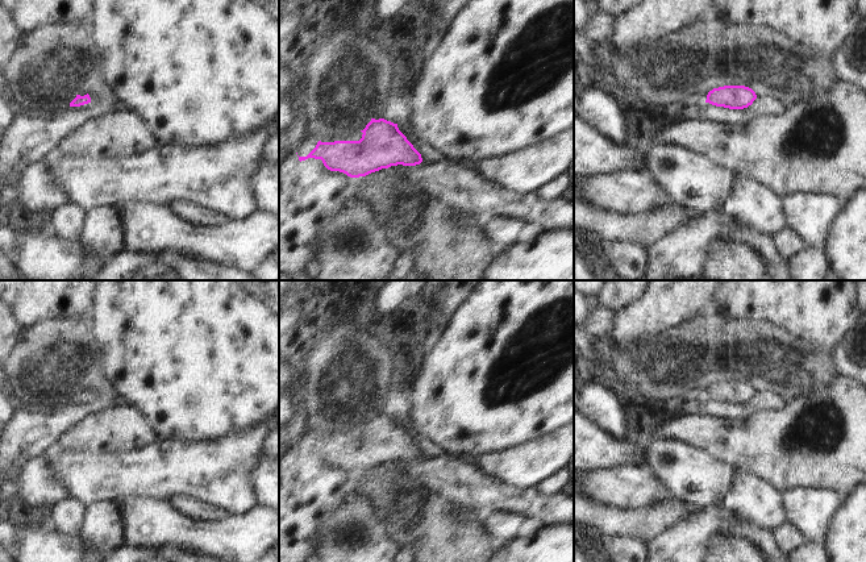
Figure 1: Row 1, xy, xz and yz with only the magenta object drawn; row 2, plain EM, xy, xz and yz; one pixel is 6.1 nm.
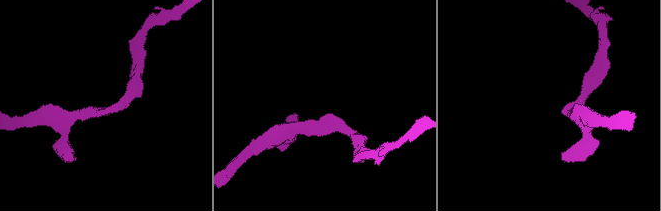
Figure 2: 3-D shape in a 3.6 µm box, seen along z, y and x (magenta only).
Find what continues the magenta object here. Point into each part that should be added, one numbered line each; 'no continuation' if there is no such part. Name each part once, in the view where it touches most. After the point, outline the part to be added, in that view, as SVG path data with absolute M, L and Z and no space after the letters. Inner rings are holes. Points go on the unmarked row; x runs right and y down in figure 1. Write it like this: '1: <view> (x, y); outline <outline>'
no continuation

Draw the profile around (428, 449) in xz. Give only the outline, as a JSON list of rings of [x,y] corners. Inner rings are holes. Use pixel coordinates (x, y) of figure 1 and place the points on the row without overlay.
[[[403,353],[395,355],[392,362],[392,380],[390,383],[390,391],[383,400],[382,413],[397,420],[399,425],[421,449],[424,457],[438,458],[446,451],[421,434],[415,422],[408,417],[413,405],[409,396],[401,390],[401,386],[411,372],[411,362],[412,358]]]

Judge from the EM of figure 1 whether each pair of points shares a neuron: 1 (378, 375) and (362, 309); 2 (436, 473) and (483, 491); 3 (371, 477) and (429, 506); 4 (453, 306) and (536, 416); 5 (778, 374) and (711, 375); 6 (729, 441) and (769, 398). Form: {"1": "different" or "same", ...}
{"1": "different", "2": "same", "3": "same", "4": "different", "5": "same", "6": "different"}

